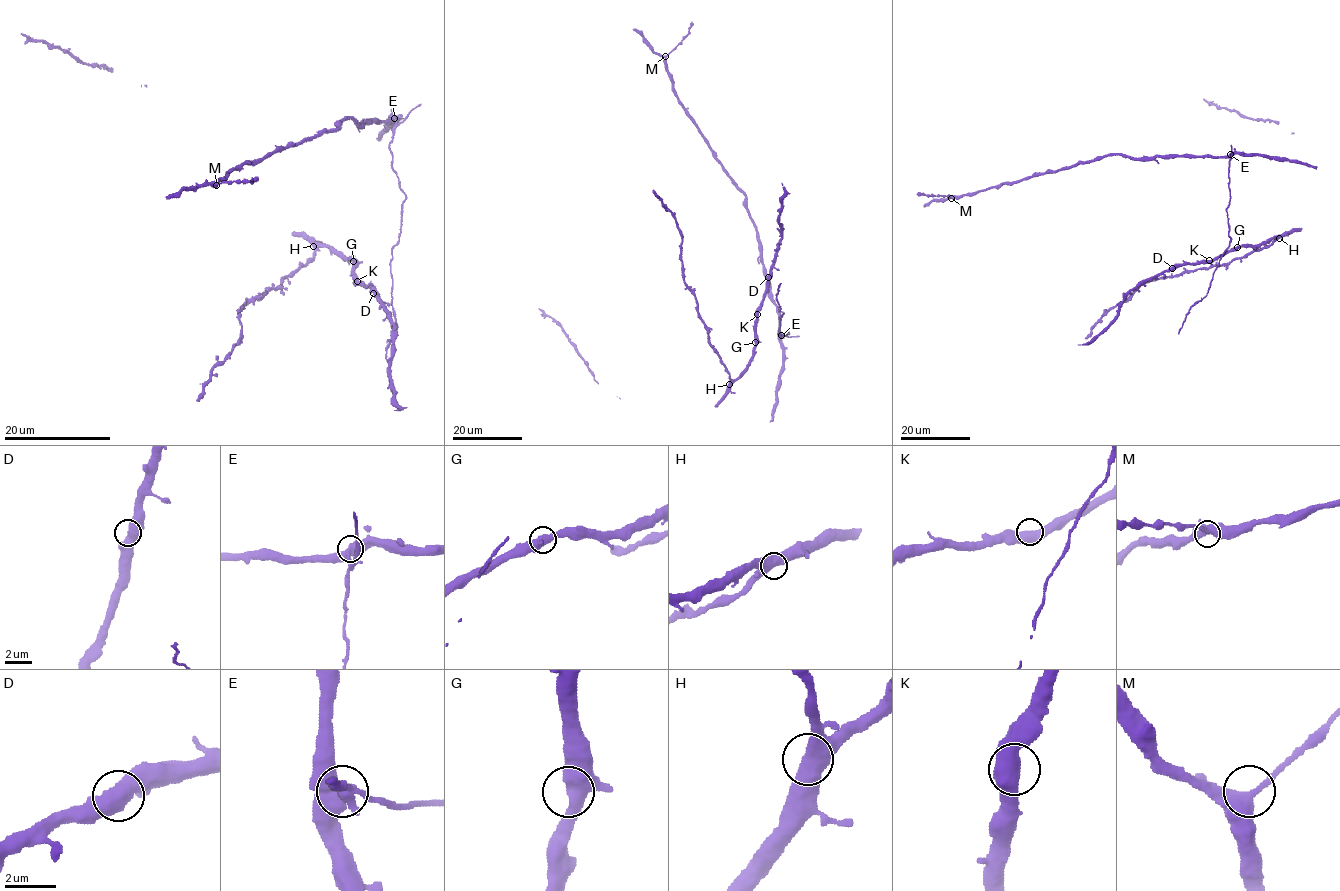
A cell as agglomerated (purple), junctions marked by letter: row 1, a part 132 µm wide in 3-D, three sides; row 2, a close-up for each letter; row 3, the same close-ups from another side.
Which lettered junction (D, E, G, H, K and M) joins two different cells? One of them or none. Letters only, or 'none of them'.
E

